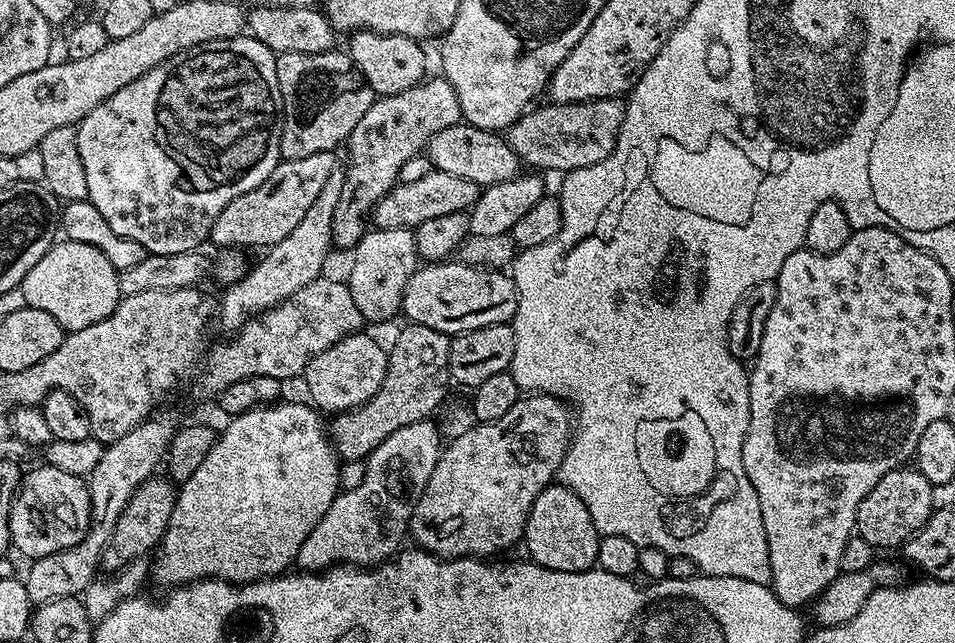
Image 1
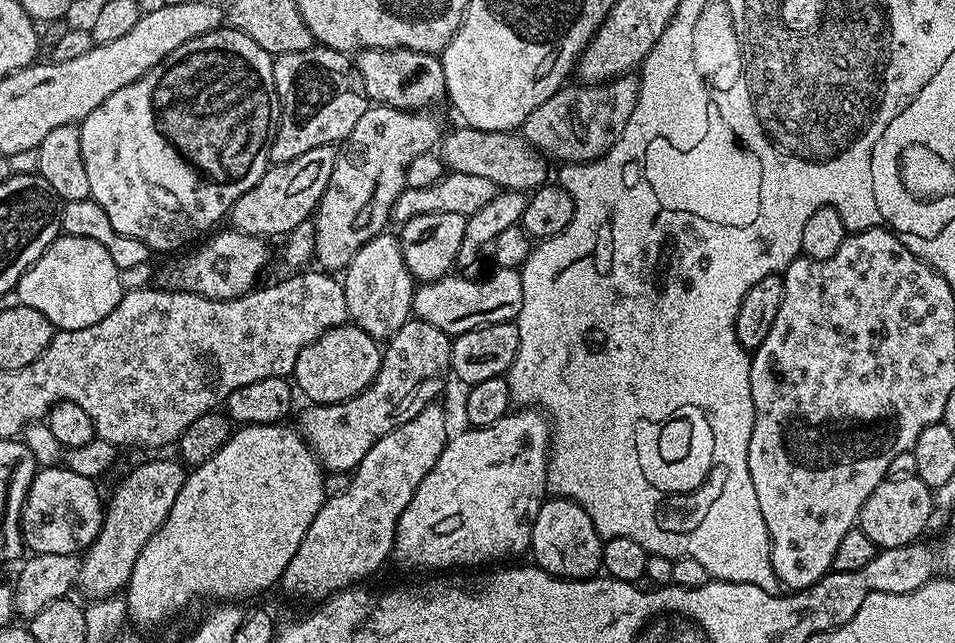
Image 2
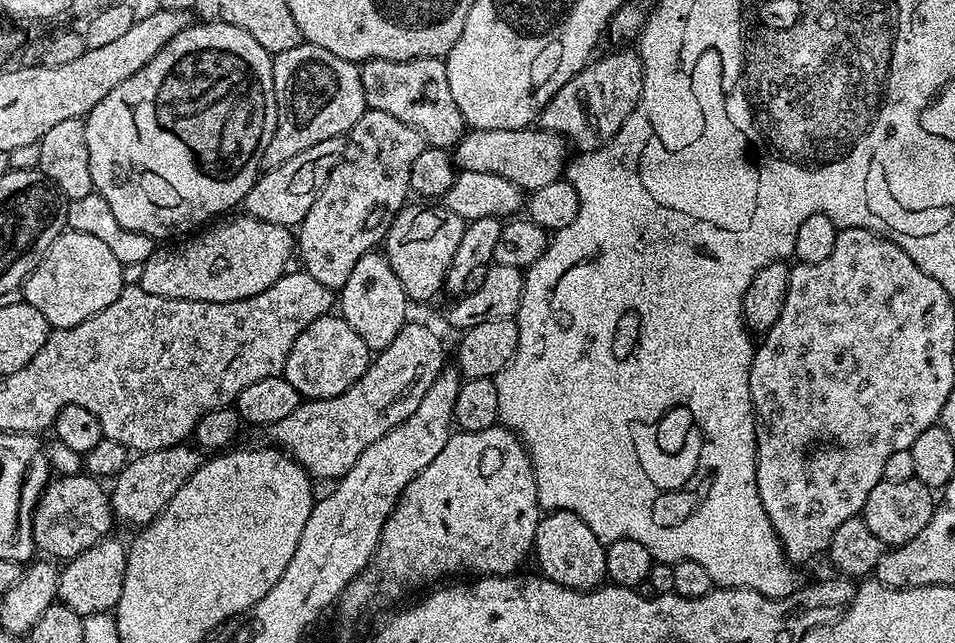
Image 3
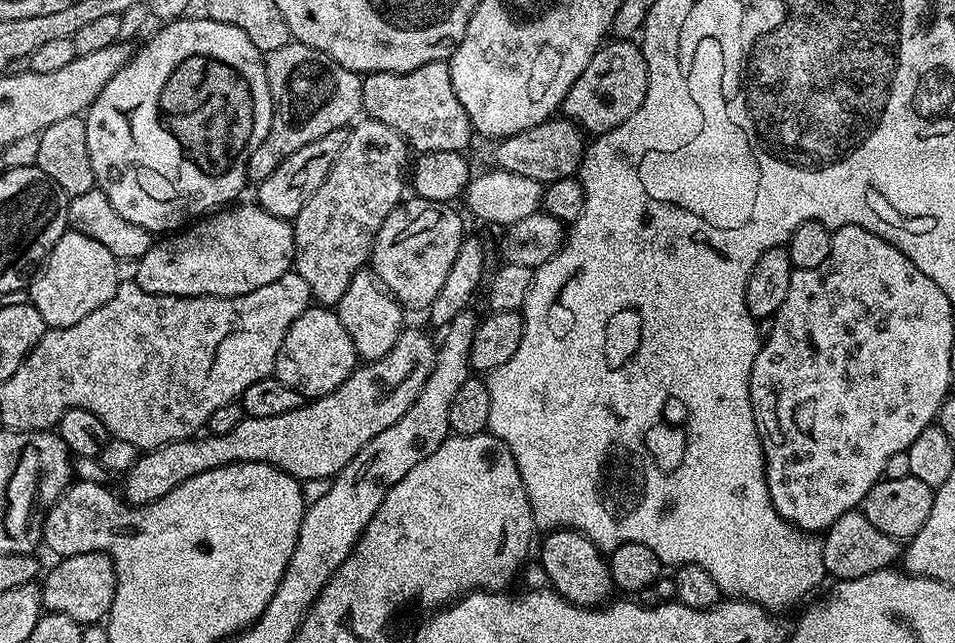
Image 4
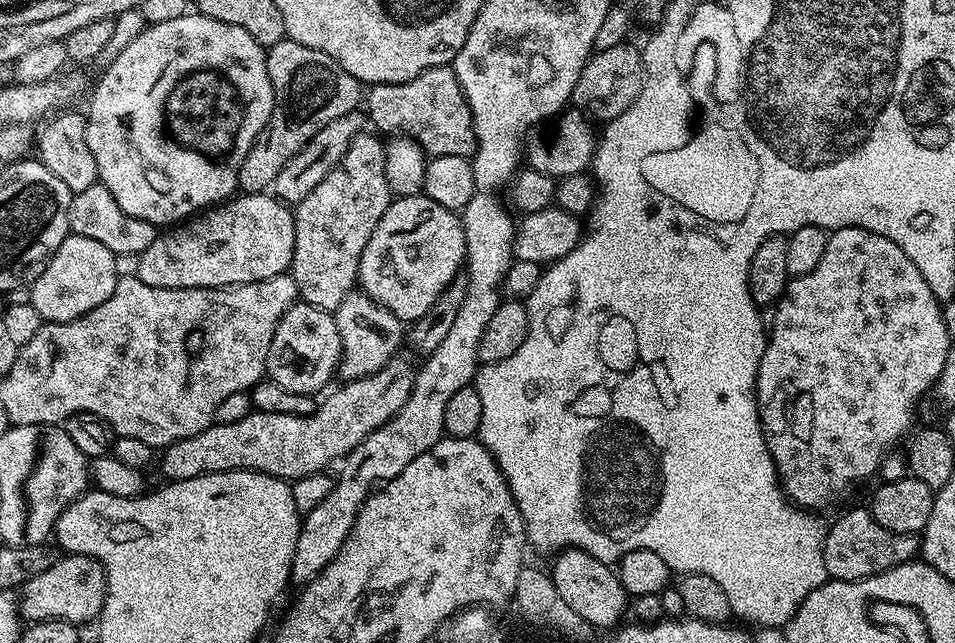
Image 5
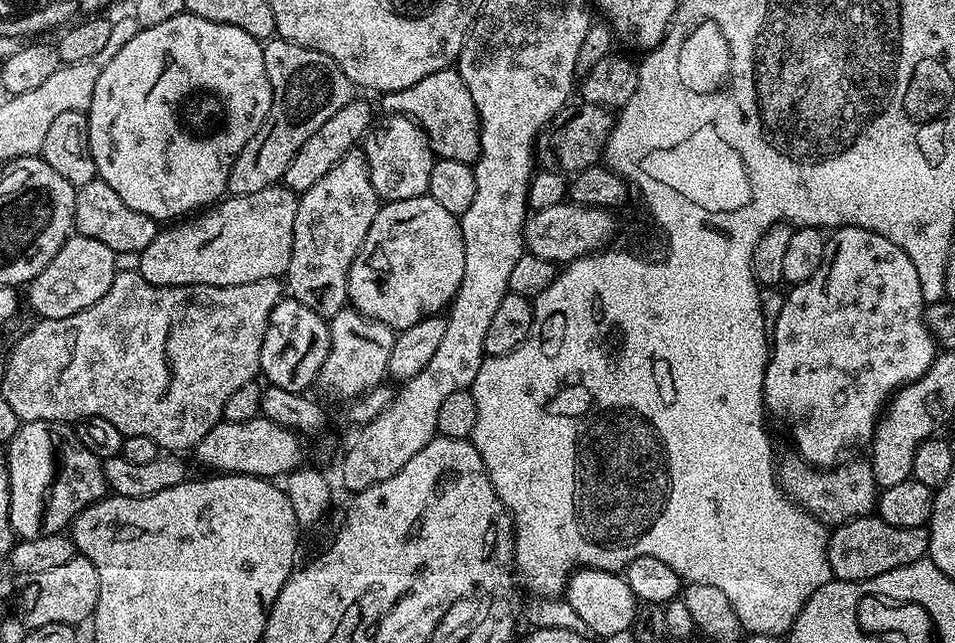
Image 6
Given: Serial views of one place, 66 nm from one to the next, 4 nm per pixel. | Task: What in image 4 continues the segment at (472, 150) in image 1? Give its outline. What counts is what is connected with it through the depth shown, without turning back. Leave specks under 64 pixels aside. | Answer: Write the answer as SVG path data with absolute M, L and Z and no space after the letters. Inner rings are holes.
M553 118L543 120L538 126L530 126L530 130L505 136L503 140L495 141L491 147L491 163L495 167L514 174L526 174L526 178L534 178L539 184L545 185L558 178L577 175L580 160L584 156L586 136L580 125L572 120Z

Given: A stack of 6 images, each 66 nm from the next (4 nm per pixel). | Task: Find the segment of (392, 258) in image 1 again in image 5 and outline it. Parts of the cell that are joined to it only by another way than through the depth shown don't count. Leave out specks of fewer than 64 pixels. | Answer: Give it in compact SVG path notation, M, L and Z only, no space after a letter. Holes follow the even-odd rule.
M353 290L350 294L346 294L346 298L342 298L342 306L336 308L334 315L338 334L342 338L338 369L341 381L372 376L378 370L382 370L382 366L386 366L390 358L397 355L405 343L406 328L402 321L394 314L390 314L390 310L375 304L362 290Z

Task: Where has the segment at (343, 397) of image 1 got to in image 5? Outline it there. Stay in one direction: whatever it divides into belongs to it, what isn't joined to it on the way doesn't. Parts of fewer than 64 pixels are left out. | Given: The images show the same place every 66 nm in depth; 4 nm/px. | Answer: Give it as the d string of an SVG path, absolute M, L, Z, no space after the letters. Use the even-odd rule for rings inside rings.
M304 301L292 304L279 320L267 352L267 377L282 386L288 393L315 395L332 378L340 367L342 338L333 313L310 306Z

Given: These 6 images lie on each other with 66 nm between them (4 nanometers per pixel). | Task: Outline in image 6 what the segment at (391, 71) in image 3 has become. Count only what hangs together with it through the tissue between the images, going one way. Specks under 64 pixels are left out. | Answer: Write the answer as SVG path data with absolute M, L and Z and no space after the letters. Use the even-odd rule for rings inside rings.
M455 67L443 68L434 74L426 74L422 82L414 82L414 86L406 86L406 90L394 90L383 93L379 97L380 104L388 116L409 116L419 124L428 136L428 144L439 159L453 159L469 165L475 165L480 156L480 119L474 106L474 98L470 98L470 90L466 90L466 82L462 82L459 71Z

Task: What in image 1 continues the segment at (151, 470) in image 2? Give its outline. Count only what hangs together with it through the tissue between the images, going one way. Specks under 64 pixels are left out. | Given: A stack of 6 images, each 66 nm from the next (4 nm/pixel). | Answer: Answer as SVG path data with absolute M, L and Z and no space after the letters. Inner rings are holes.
M160 474L149 476L146 482L138 486L138 490L134 490L134 494L128 500L126 510L122 510L110 534L108 545L104 547L102 564L105 569L115 570L133 558L147 557L164 537L164 531L170 522L170 514L176 505L178 488L171 479L161 476Z

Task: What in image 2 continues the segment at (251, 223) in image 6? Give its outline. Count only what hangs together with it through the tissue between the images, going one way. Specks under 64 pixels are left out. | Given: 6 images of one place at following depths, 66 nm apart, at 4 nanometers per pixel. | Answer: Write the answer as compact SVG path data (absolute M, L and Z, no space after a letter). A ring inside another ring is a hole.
M235 230L227 231L212 234L217 236L209 235L197 252L182 257L173 268L166 269L163 283L169 289L193 292L211 300L236 300L239 296L253 291L258 284L256 279L263 274L264 267L268 264L269 241L263 236L251 236Z

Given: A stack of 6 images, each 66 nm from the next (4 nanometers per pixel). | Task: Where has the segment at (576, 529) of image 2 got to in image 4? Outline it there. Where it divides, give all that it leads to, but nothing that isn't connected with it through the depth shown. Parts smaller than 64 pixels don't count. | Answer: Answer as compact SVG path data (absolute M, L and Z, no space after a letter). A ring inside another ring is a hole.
M557 528L545 536L548 537L541 544L539 541L538 552L540 548L540 564L548 575L547 583L558 595L565 596L571 604L576 604L579 608L603 605L613 595L611 592L614 592L605 553L594 547L582 533L571 528Z

